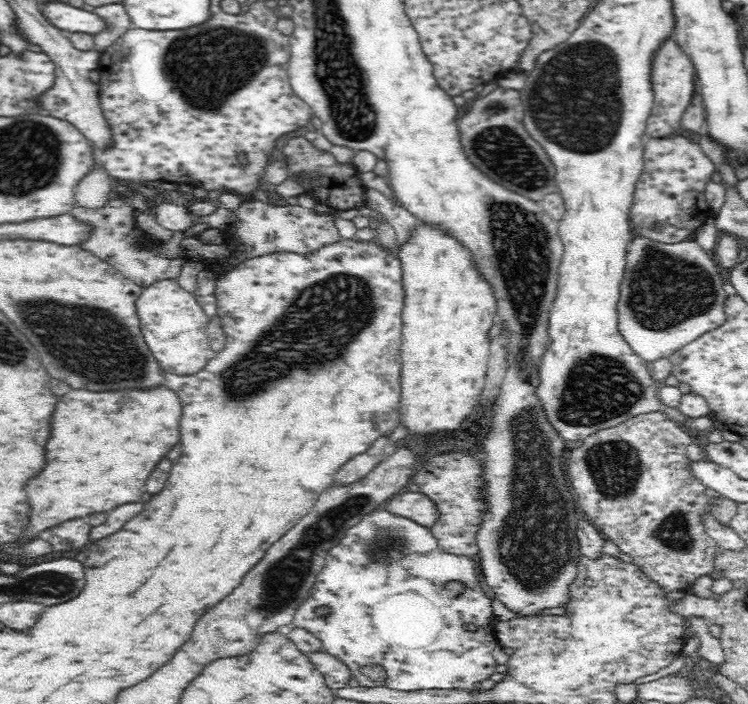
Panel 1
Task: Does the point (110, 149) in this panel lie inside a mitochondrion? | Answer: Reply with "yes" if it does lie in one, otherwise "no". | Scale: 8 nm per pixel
no

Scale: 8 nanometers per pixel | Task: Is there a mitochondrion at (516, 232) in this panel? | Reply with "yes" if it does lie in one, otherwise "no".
yes

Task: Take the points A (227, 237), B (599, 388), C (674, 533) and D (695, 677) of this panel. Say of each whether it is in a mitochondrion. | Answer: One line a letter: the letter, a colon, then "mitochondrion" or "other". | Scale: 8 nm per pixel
A: other
B: mitochondrion
C: mitochondrion
D: other

